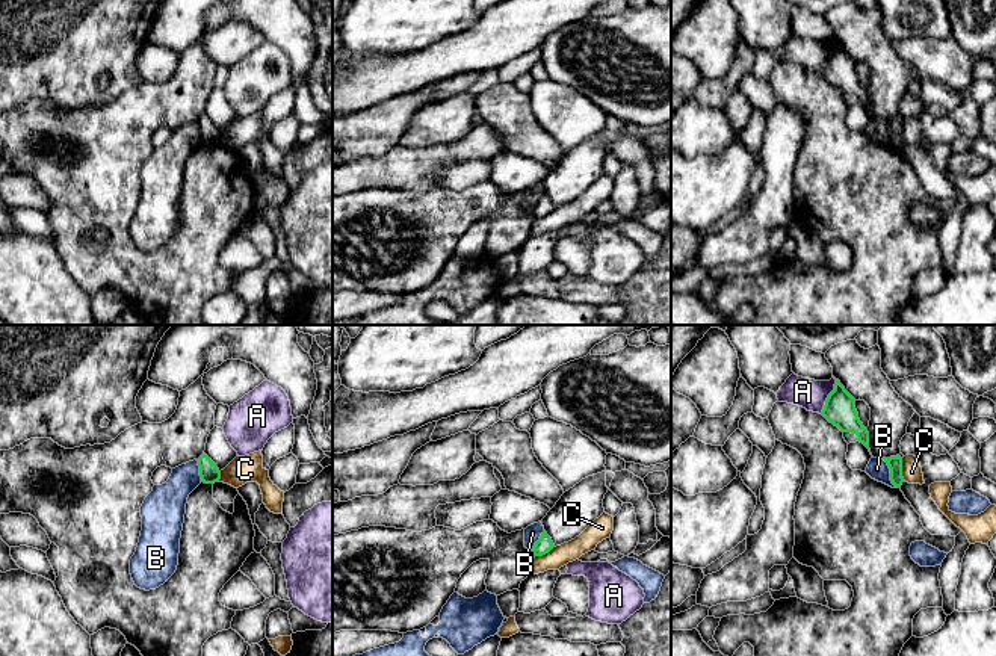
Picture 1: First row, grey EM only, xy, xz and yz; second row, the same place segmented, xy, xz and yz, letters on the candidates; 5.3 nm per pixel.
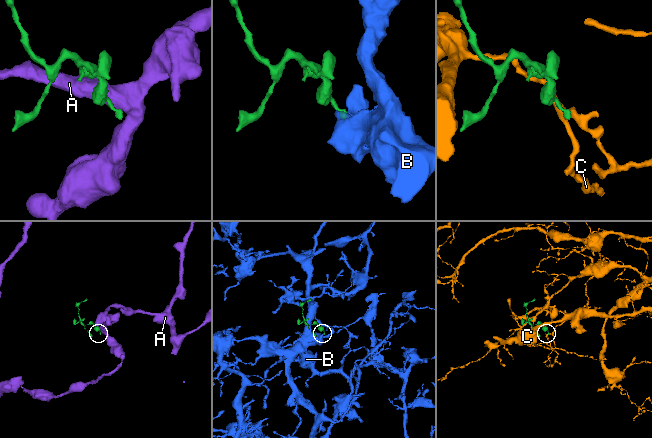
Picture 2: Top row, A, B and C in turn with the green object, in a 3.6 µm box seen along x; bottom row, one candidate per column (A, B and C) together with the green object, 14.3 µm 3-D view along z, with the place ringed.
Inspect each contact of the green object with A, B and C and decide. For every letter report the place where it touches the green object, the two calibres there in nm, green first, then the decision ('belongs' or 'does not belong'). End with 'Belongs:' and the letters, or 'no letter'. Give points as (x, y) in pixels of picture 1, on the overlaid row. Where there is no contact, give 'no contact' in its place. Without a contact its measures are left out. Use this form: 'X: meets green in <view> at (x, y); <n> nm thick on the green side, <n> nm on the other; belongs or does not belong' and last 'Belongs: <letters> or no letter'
A: meets green in yz at (828, 396); 170 nm thick on the green side, 160 nm on the other; does not belong
B: meets green in yz at (890, 473); 80 nm thick on the green side, 110 nm on the other; does not belong
C: meets green in yz at (901, 469); 80 nm thick on the green side, 110 nm on the other; does not belong
Belongs: no letter

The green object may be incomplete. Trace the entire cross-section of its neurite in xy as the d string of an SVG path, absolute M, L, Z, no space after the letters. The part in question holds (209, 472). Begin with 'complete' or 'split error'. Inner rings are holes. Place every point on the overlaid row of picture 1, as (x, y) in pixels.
complete; M203 453L196 461L200 466L201 482L204 484L219 482L221 472L216 467L216 464L206 453Z

